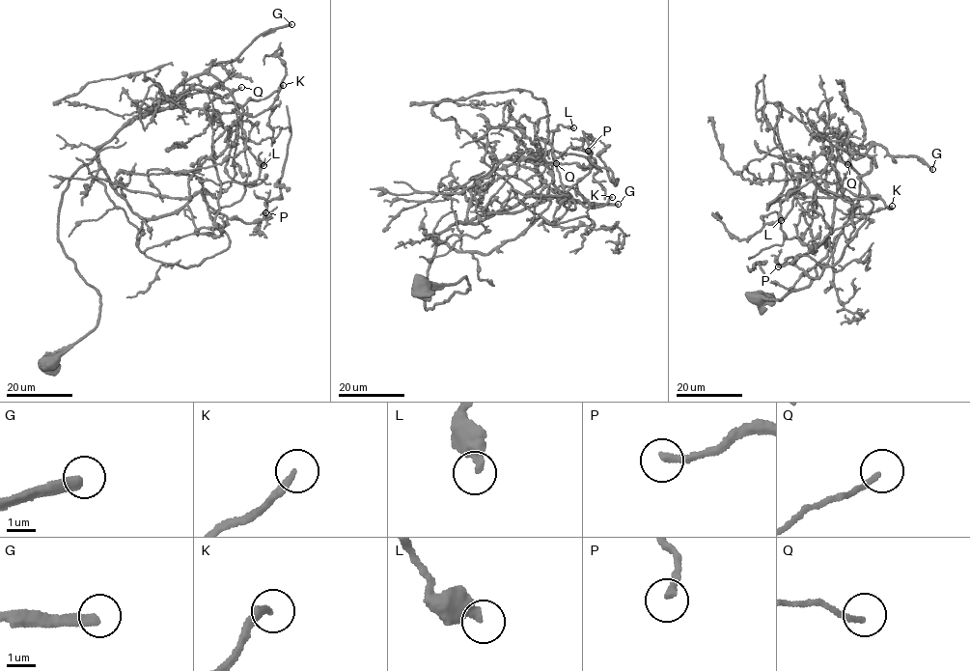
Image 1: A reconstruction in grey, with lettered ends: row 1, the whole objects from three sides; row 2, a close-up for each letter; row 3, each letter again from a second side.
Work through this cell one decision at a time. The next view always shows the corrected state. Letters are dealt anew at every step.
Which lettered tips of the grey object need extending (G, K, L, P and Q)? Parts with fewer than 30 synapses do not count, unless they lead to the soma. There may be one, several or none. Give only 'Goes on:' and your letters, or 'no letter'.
Goes on: K, P

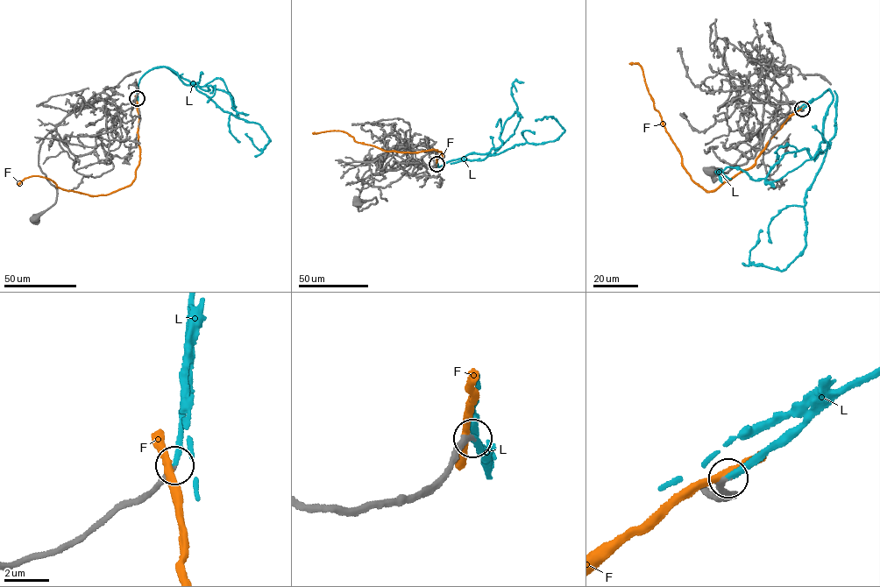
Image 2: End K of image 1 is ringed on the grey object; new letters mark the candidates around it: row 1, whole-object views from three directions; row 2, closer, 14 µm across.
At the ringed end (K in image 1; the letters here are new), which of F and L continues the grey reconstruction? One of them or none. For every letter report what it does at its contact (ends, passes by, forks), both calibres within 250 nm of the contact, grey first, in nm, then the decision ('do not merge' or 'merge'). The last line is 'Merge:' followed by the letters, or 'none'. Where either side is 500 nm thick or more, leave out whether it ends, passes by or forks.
F: it passes by; calibres 320 and 360 nm; do not merge
L: it ends; calibres 280 and 240 nm; merge
Merge: L

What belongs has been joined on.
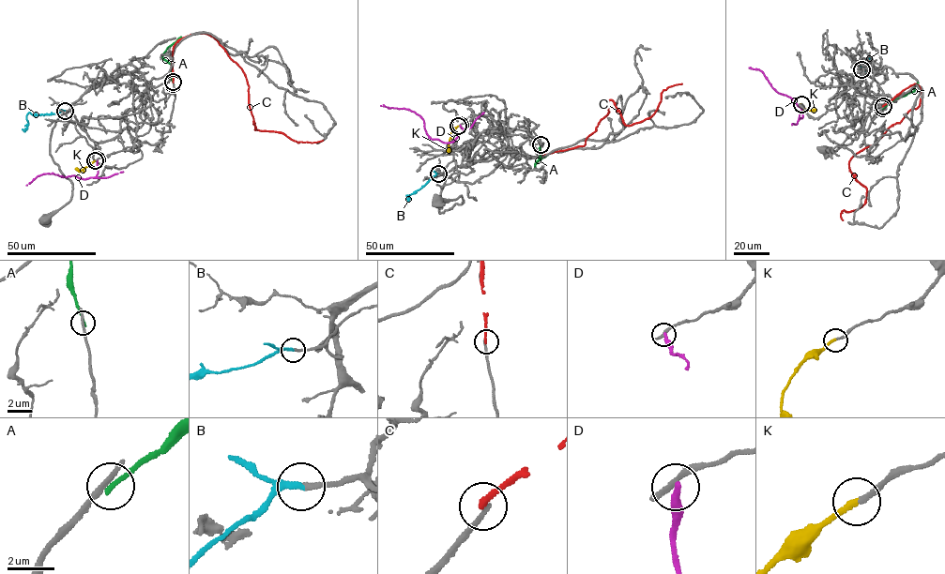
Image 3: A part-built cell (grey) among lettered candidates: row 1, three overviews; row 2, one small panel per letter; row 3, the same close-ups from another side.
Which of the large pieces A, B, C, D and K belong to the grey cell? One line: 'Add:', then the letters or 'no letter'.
Add: B, K

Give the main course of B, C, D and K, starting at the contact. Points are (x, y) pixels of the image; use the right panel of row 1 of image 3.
B: (861, 69), (869, 57), (863, 70), (868, 69)
C: (883, 106), (920, 86), (918, 106), (851, 158), (866, 202), (843, 210), (843, 220)
D: (801, 104), (799, 119), (801, 117), (801, 109), (796, 102), (777, 92), (759, 68), (749, 67)
K: (801, 104), (808, 110), (815, 110)

